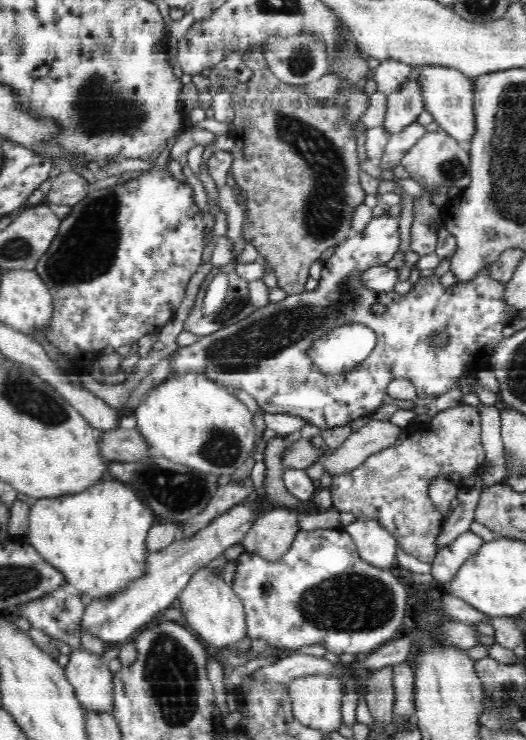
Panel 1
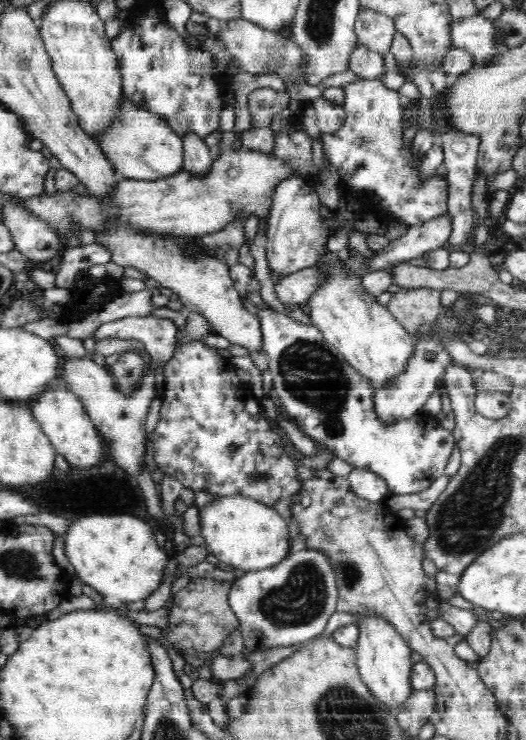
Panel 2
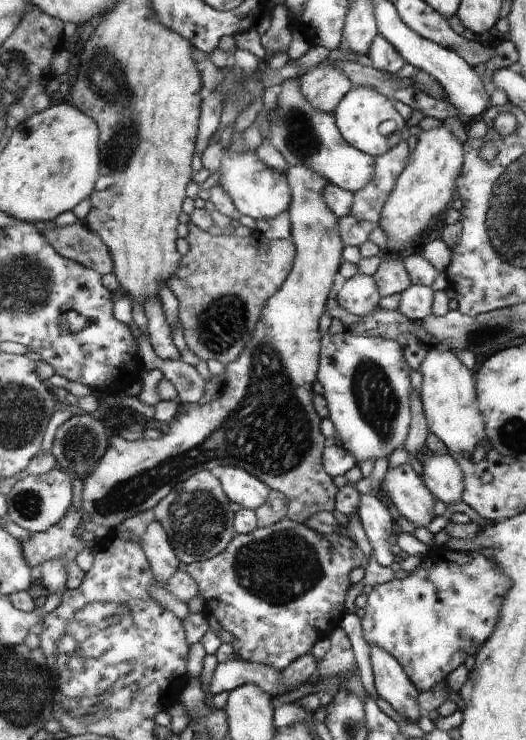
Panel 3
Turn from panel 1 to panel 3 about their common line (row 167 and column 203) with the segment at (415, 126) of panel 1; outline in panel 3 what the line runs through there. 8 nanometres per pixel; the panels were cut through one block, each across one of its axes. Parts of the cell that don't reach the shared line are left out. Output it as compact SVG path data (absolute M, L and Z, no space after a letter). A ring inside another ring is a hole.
M140 333L138 345L142 346L142 358L146 358L146 371L161 370L164 378L168 379L178 391L182 403L198 403L206 390L206 381L197 370L181 360L162 360L154 352L150 338Z

